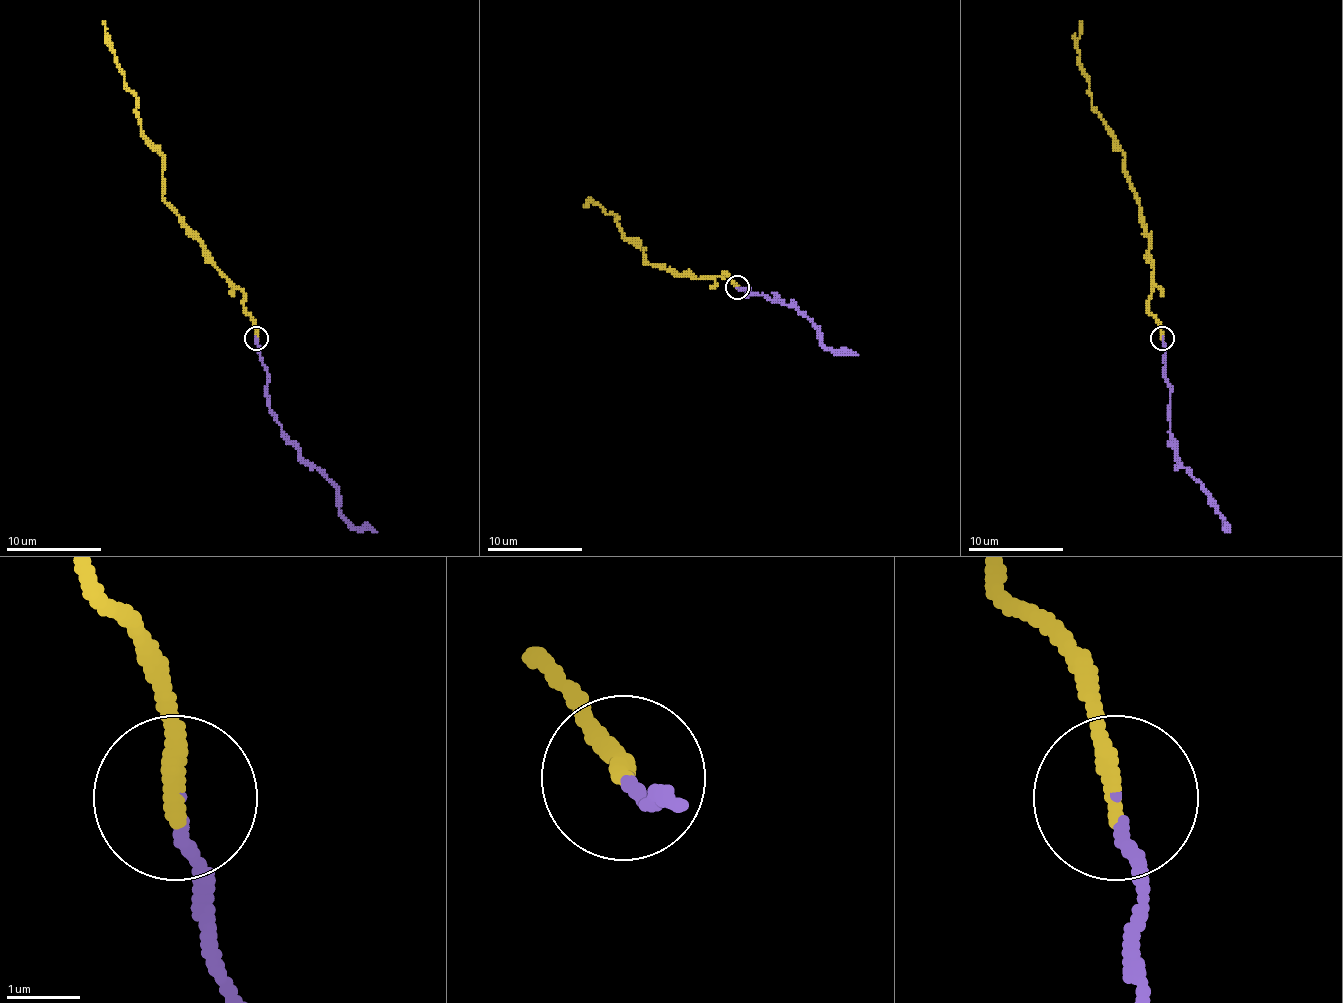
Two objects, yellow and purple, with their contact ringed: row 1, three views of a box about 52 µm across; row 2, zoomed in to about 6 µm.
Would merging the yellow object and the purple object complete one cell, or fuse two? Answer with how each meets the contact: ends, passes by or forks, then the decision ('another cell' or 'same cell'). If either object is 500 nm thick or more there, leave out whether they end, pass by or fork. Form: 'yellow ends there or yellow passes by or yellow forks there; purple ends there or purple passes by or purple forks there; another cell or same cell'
yellow ends there; purple ends there; same cell

